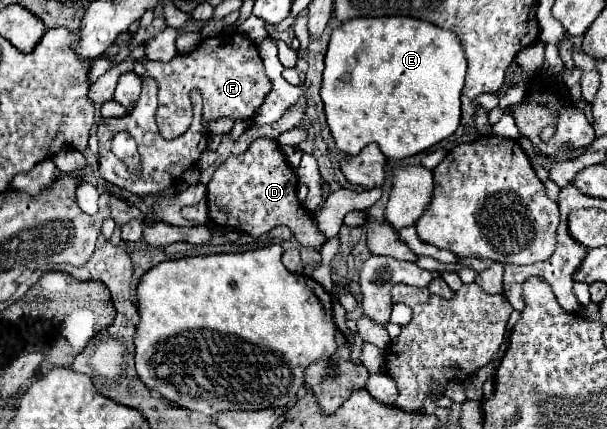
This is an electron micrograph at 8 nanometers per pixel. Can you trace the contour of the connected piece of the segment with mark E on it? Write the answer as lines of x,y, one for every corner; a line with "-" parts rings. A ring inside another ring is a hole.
358,17
340,23
330,37
320,97
336,147
358,155
368,143
378,143
388,159
404,159
450,137
460,125
460,93
466,57
454,33
410,17

